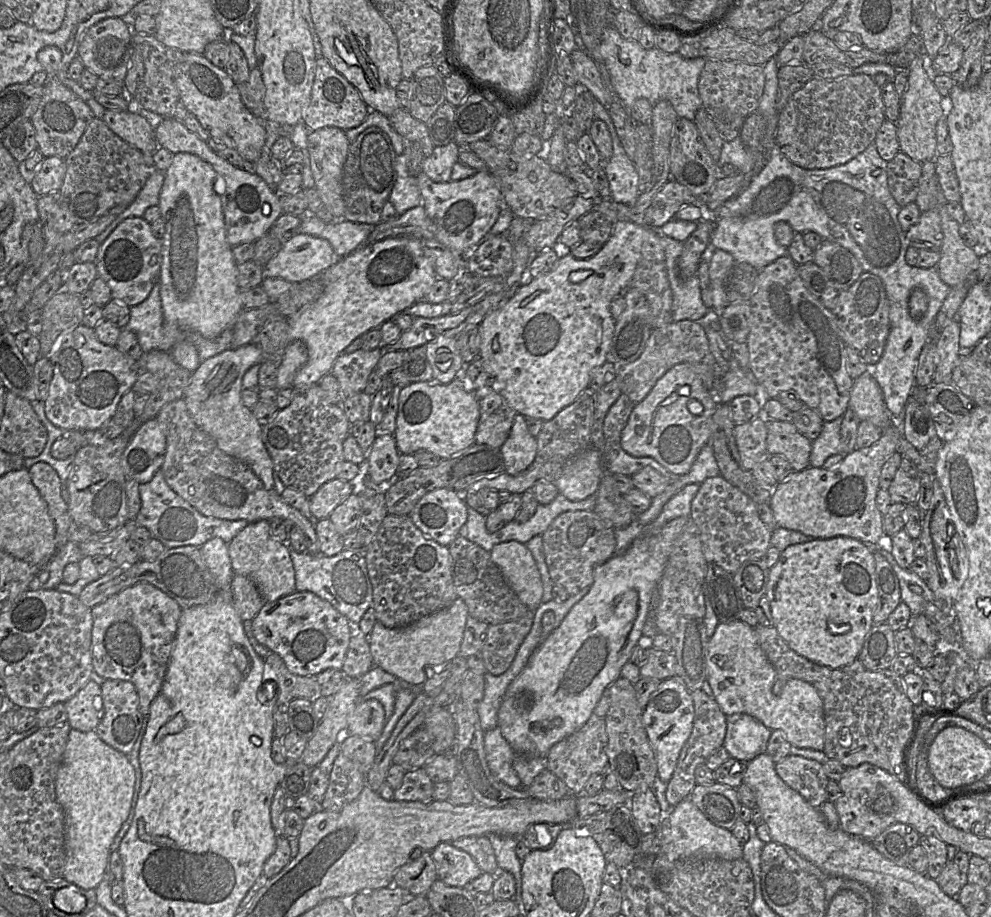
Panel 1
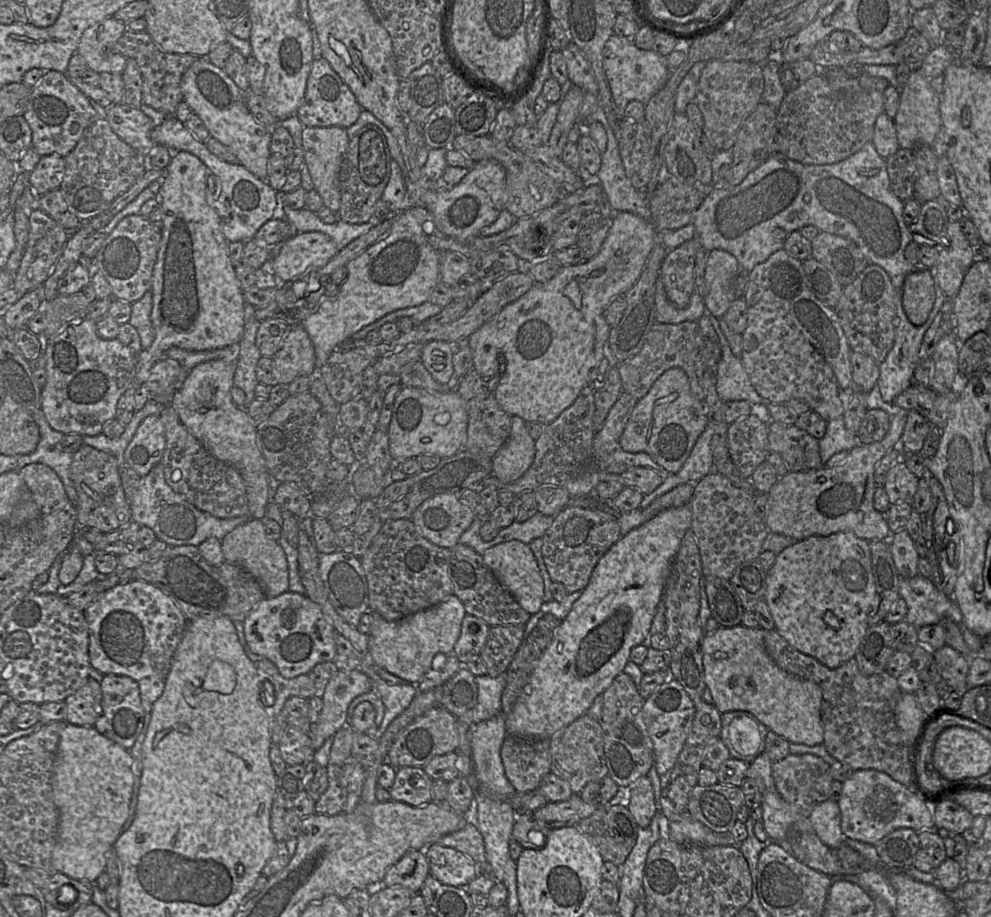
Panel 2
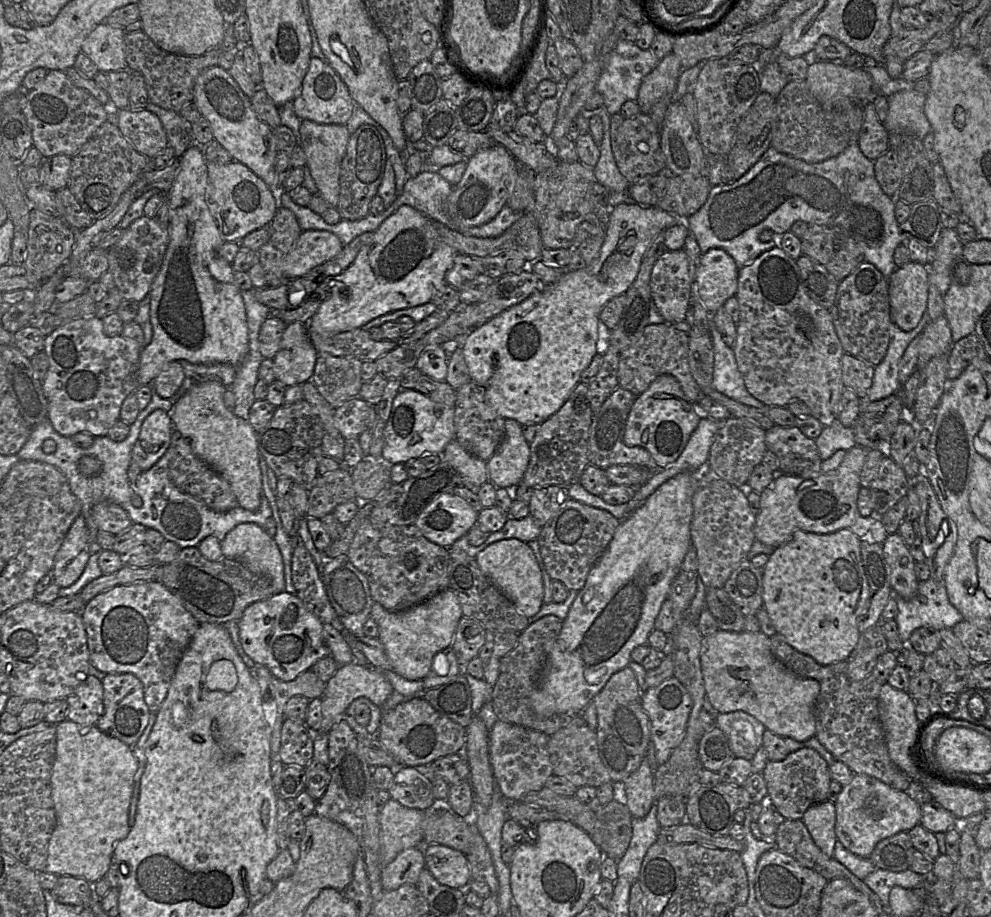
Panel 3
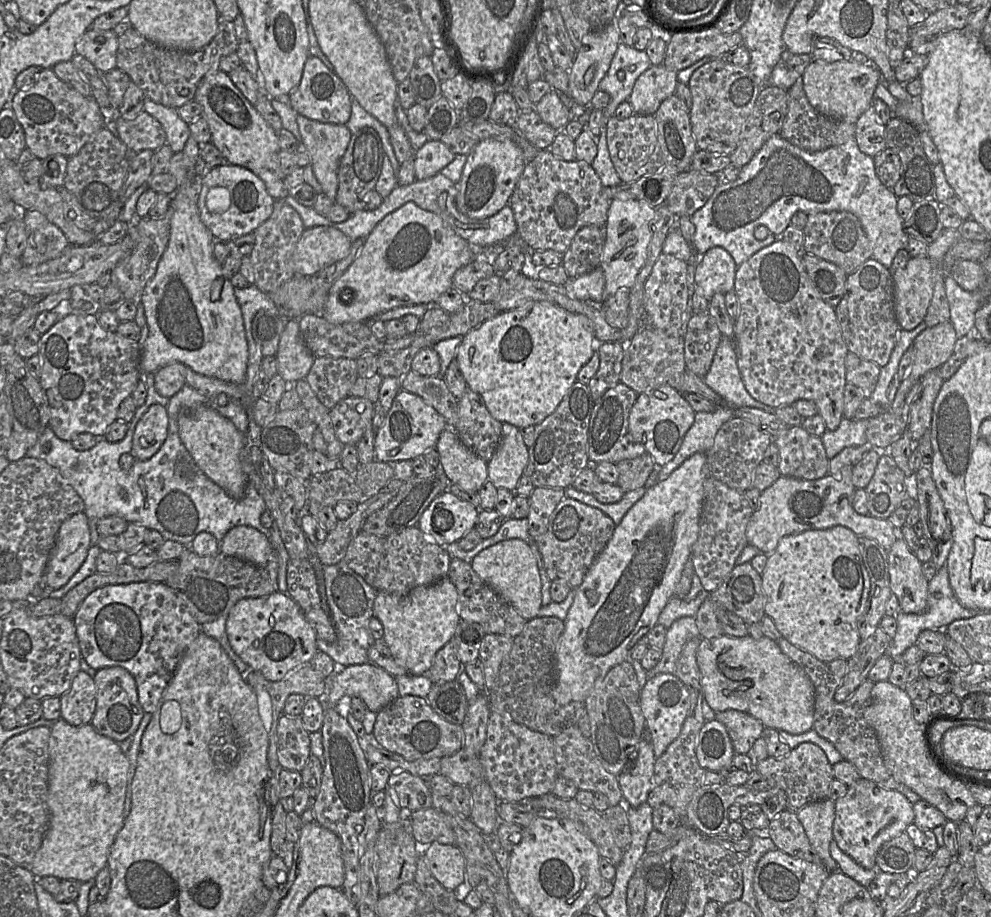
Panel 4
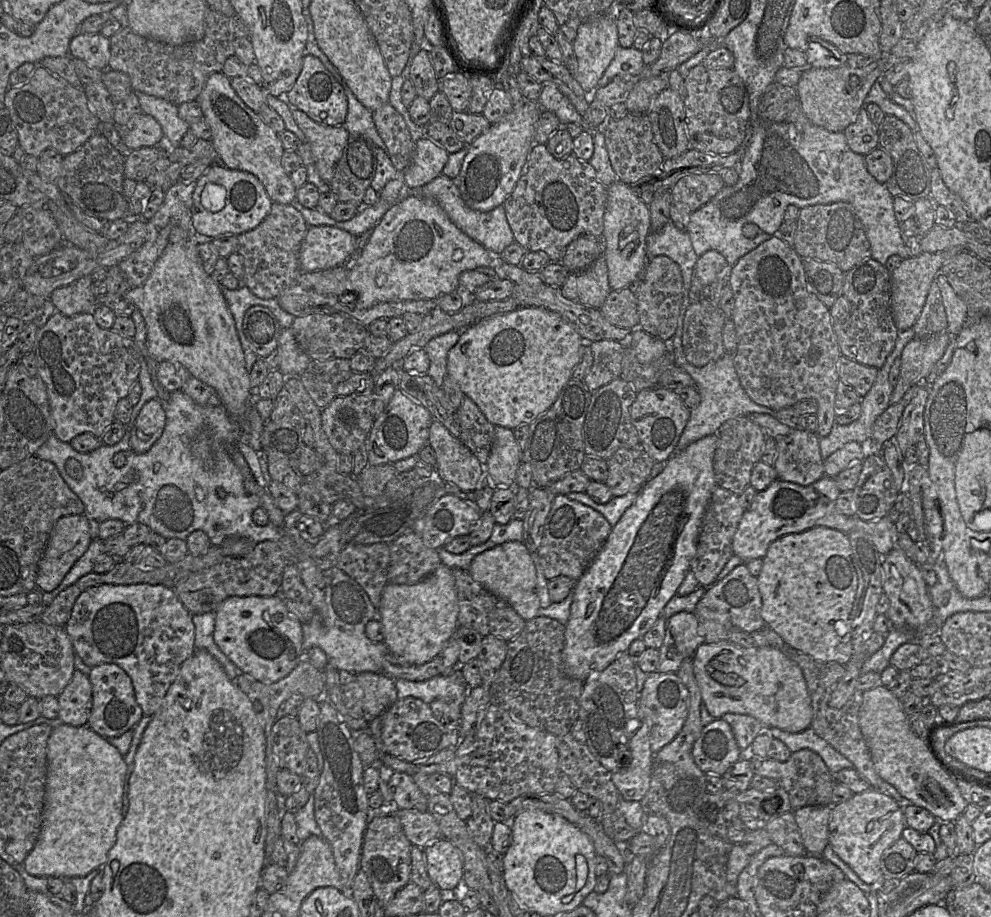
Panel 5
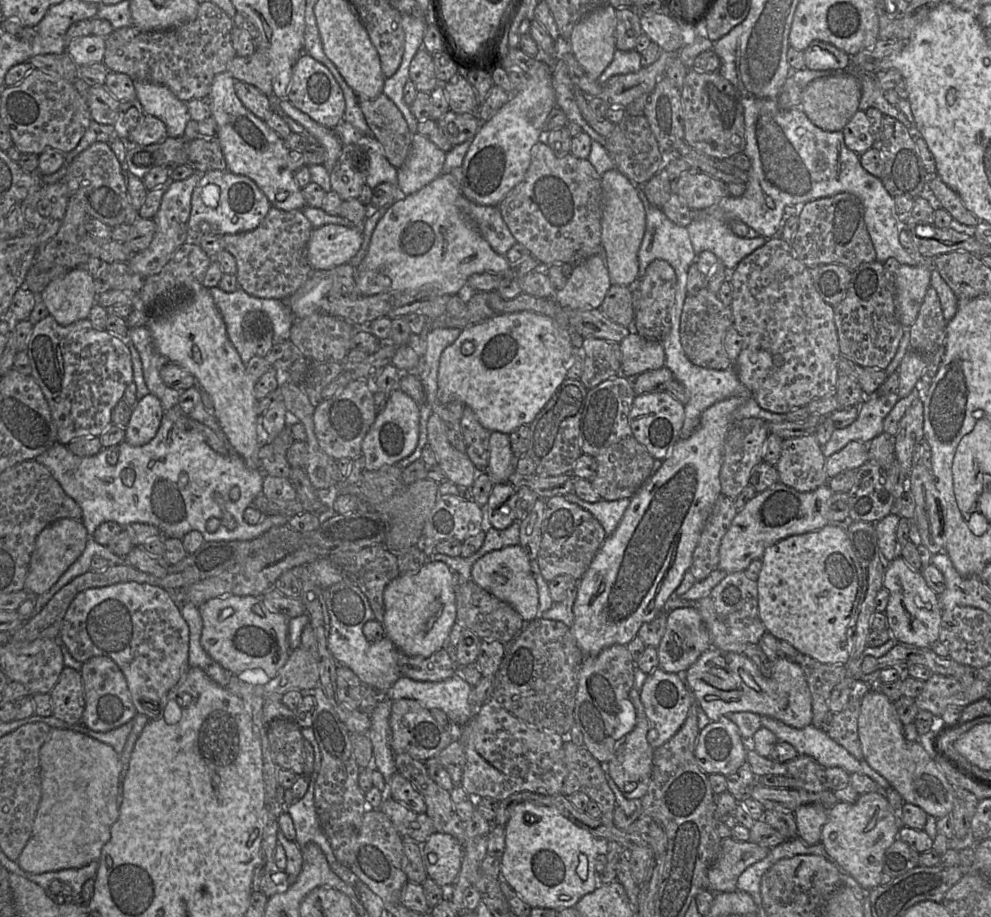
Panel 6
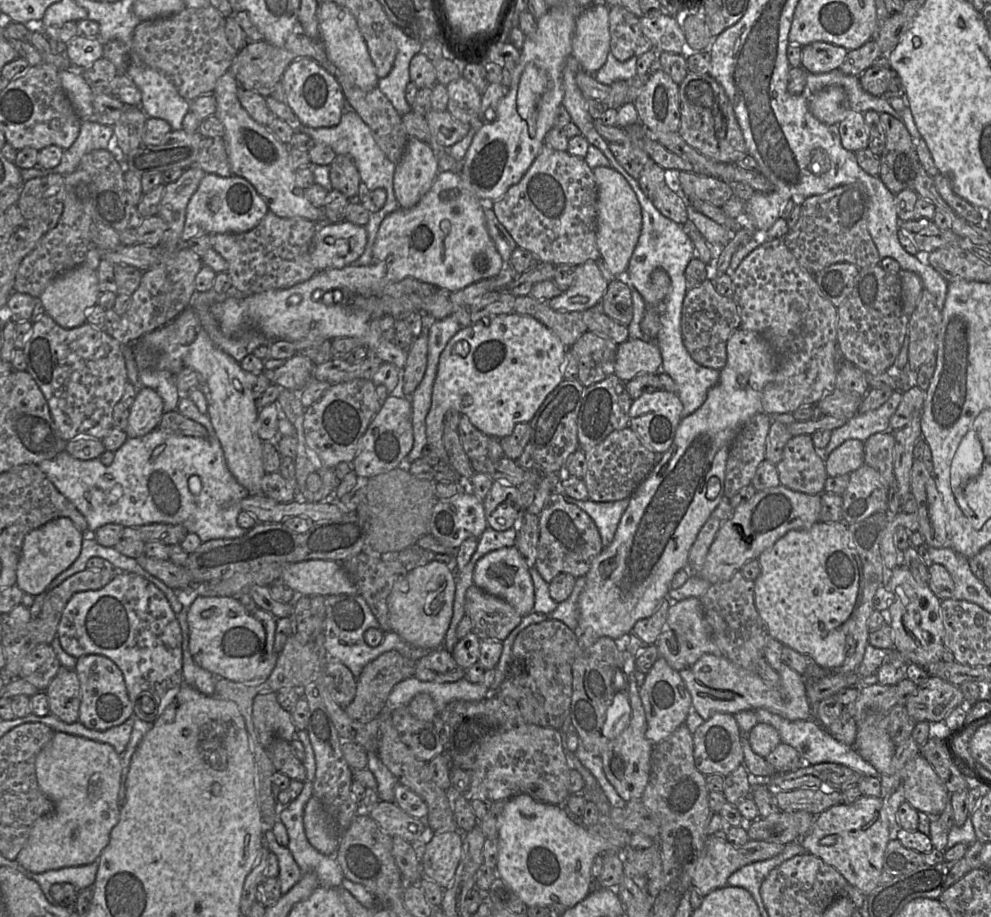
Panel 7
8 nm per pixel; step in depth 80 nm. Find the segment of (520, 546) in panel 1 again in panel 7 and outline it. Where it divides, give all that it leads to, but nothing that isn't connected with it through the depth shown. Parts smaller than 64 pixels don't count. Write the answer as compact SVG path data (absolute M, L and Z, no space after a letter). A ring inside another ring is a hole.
M516 546L491 551L480 558L473 571L474 584L509 603L522 617L533 612L535 596L529 567Z

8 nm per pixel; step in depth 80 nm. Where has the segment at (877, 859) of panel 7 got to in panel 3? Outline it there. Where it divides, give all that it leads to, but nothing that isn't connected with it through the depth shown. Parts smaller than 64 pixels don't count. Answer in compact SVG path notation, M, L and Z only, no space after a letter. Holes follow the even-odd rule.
M855 774L851 782L843 786L835 801L837 840L850 852L869 857L876 844L898 832L908 832L920 824L921 805L905 791L897 790L877 778Z

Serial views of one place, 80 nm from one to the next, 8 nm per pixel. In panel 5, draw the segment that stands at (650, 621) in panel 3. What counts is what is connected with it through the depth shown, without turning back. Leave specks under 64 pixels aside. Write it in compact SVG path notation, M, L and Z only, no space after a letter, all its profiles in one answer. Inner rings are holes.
M716 432L674 453L665 462L663 470L644 484L633 504L612 527L605 543L584 574L575 582L562 651L565 673L569 677L584 682L593 673L606 669L619 655L628 651L634 640L643 637L661 617L669 600L677 595L695 556L703 518L712 492L717 486L713 470L717 443Z

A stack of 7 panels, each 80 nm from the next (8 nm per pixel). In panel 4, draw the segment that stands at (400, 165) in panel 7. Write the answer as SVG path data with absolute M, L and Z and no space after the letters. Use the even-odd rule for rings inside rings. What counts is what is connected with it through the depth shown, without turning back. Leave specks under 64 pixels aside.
M428 140L413 156L416 180L436 175L455 158L449 148L439 140Z

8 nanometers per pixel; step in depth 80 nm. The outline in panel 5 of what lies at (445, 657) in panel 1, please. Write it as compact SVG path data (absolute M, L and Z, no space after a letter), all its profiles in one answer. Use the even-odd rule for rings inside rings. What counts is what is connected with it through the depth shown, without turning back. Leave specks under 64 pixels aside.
M441 564L414 585L387 583L382 589L377 616L390 653L416 665L431 661L458 628L458 601L452 569Z

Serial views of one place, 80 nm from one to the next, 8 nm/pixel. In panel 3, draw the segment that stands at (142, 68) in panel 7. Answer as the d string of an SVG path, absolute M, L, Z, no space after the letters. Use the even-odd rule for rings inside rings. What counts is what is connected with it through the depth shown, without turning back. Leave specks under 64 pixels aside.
M151 102L145 109L160 119L166 132L168 145L174 150L175 158L180 158L190 145L196 144L190 128L191 123L178 112L161 108Z

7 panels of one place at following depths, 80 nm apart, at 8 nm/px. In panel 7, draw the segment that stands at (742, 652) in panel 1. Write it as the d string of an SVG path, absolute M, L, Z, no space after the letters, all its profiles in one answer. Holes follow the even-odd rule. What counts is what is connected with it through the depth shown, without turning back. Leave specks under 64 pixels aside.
M702 655L691 667L679 672L692 698L692 709L705 721L716 713L736 714L744 710L766 709L791 721L811 718L804 678L784 664L778 670L781 679L779 687L767 685L757 674L748 671L725 656Z

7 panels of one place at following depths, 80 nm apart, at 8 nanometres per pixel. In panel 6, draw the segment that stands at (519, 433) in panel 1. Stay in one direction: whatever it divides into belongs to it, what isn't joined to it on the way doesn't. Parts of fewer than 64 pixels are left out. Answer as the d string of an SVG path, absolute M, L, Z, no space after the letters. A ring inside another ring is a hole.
M491 432L489 439L489 461L485 473L494 484L508 483L516 470L516 458L511 449L509 435Z

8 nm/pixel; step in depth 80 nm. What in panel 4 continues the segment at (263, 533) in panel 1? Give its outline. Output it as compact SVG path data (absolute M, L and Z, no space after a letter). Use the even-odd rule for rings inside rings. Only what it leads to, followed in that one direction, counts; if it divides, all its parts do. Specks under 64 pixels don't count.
M246 525L231 528L219 543L219 551L258 566L265 565L274 552L268 536Z

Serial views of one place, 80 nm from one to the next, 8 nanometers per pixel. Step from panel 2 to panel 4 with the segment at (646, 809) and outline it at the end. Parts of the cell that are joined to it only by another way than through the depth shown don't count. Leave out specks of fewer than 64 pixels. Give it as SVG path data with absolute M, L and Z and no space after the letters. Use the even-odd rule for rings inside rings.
M642 736L633 769L617 777L623 799L629 807L637 808L646 803L652 788L655 760L652 743L648 743Z

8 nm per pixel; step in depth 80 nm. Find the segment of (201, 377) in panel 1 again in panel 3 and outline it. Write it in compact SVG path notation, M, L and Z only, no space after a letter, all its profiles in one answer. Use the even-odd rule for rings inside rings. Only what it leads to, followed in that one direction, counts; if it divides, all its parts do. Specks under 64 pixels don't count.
M218 380L195 382L173 405L170 416L174 429L191 445L195 455L223 476L230 484L239 506L256 511L263 494L258 432L224 404L227 388Z

